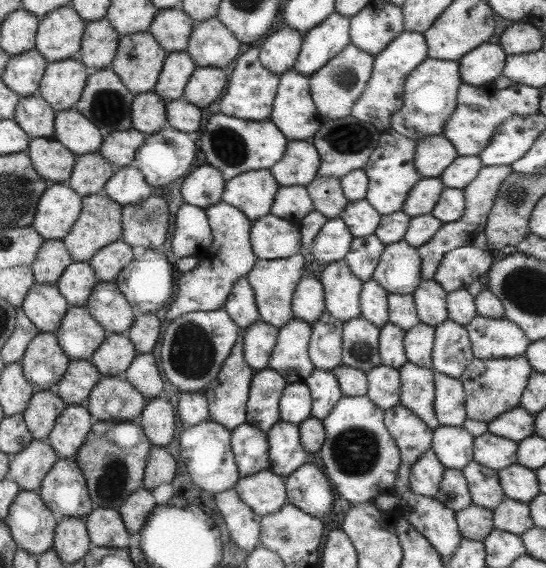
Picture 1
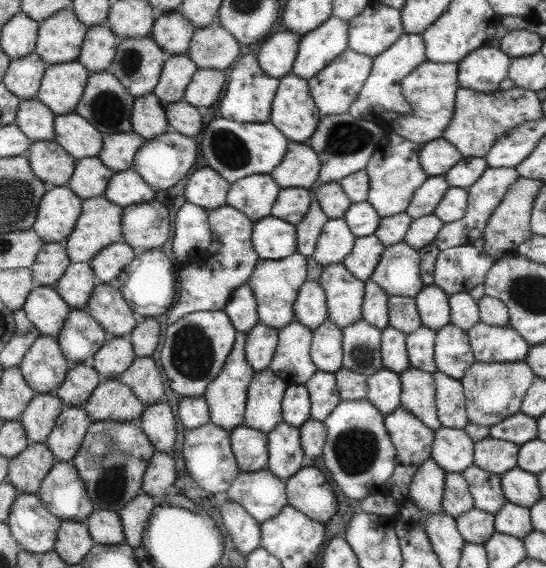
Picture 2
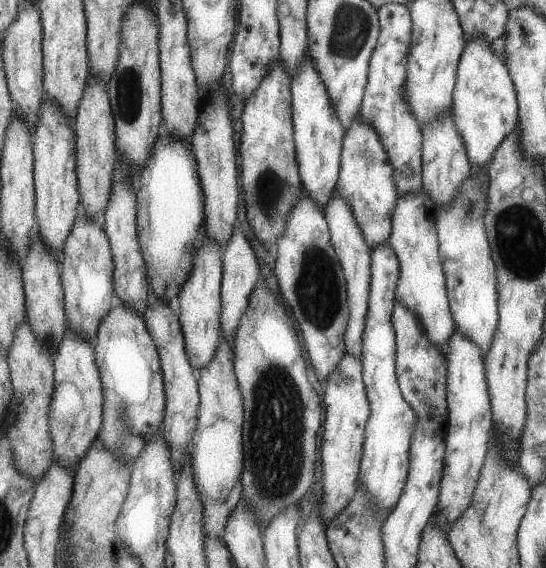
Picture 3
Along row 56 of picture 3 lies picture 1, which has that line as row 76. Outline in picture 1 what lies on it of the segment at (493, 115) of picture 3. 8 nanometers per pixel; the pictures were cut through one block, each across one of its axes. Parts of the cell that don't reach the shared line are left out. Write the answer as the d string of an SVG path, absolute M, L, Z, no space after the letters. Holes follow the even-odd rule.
M480 44L458 60L461 82L469 86L493 84L502 75L505 59L506 54L498 44Z

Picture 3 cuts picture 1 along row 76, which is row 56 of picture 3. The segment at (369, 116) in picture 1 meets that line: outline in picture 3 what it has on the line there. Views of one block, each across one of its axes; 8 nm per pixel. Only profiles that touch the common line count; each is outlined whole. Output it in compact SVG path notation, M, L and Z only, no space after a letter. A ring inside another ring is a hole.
M389 3L380 6L376 11L379 23L378 37L367 63L366 83L358 112L360 119L373 127L380 138L383 150L393 169L392 177L399 198L415 195L422 190L420 177L422 134L402 93L412 22L408 5Z

